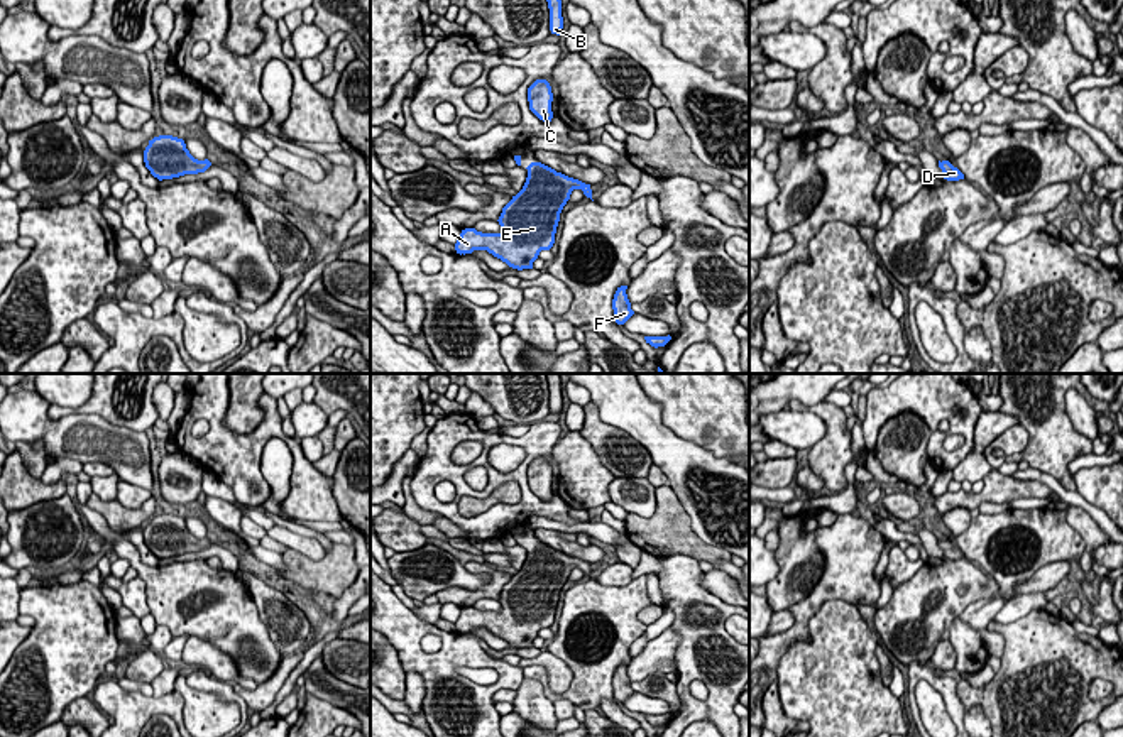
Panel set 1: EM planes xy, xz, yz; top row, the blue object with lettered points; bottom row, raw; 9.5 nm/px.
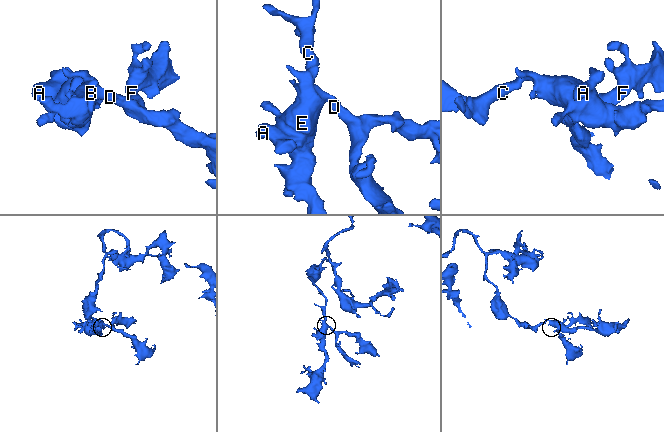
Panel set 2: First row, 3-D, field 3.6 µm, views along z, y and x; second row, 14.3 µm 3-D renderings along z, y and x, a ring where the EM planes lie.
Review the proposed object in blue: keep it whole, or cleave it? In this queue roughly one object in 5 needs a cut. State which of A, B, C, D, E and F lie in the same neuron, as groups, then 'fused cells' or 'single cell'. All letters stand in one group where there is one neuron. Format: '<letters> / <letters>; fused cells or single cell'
A B C D E F; single cell

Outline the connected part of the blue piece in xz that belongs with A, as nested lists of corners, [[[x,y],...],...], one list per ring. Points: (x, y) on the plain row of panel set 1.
[[[531,541],[523,568],[502,587],[501,612],[482,612],[465,607],[455,622],[457,632],[487,629],[509,646],[533,647],[541,629],[550,629],[560,592],[573,568],[582,568],[592,578],[590,563],[568,556],[555,548]]]

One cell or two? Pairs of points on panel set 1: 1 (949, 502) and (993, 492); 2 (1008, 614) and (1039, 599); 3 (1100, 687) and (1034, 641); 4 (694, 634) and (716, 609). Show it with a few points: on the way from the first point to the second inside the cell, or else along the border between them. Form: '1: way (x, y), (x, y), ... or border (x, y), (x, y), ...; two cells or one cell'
1: way (959, 499), (983, 496); one cell
2: way (1015, 609), (1032, 600); one cell
3: border (1105, 678), (1091, 682), (1090, 698), (1093, 702); two cells
4: way (701, 627), (709, 616); one cell

